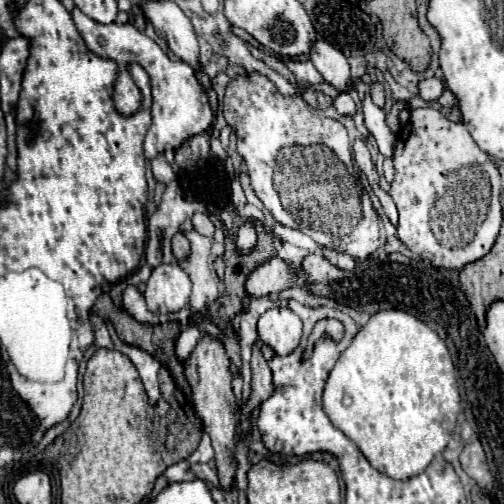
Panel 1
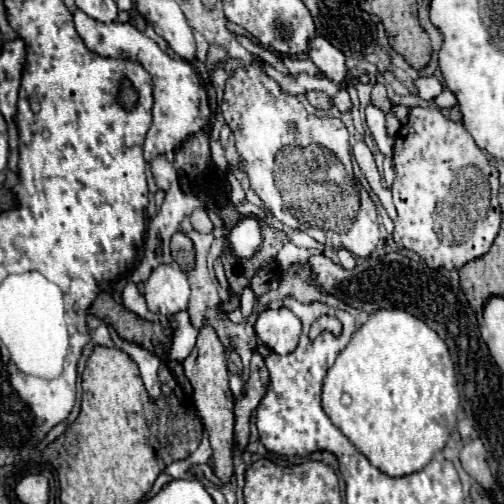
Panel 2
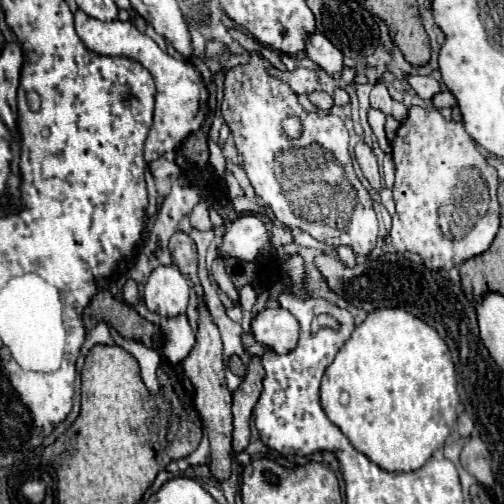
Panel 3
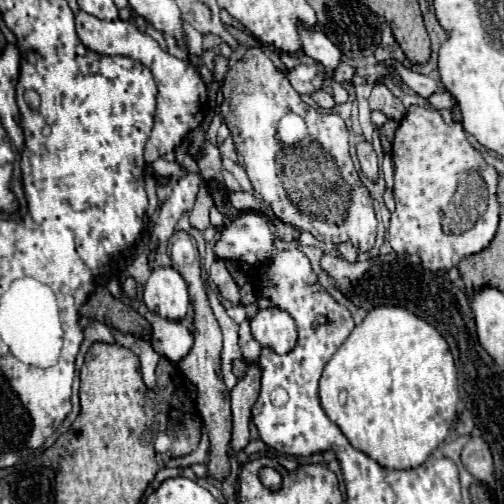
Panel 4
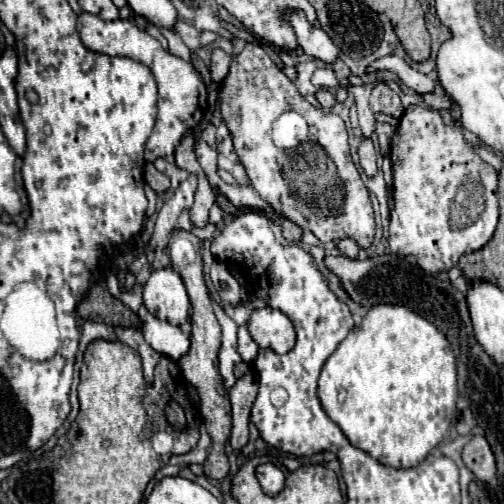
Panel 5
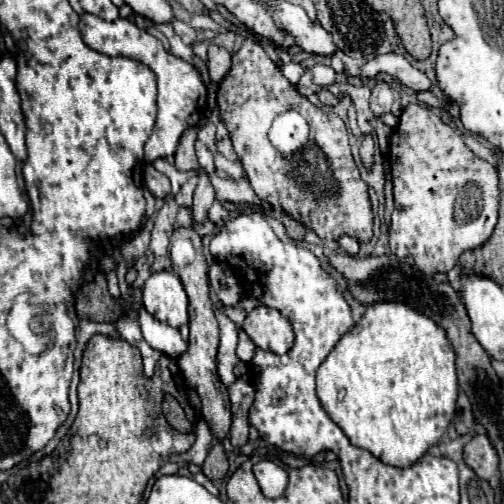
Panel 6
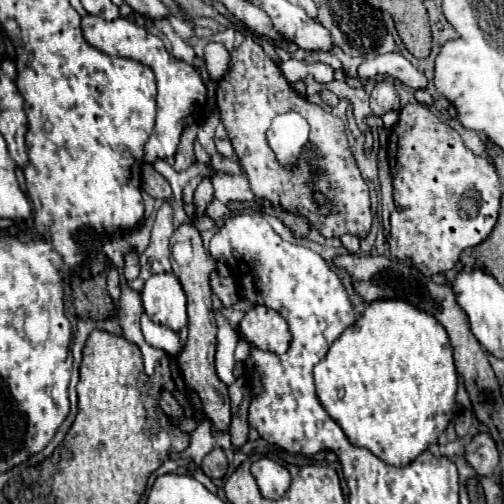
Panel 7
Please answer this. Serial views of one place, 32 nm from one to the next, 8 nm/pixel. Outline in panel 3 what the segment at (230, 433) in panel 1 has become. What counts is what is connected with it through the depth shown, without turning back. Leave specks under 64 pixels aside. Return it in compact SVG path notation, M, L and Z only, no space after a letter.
M202 304L198 308L198 330L196 330L196 344L190 350L190 354L182 360L182 370L190 378L190 382L196 388L196 408L202 416L204 430L210 438L210 472L216 476L216 480L226 480L230 476L230 452L232 452L232 392L226 388L224 380L224 360L222 360L222 340L220 330L212 322L212 316L208 308Z

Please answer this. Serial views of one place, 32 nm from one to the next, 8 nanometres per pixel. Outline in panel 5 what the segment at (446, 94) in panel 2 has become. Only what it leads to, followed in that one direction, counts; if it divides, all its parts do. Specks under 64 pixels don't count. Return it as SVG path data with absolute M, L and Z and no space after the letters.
M428 92L428 94L424 94L424 96L420 96L428 106L432 106L432 108L436 108L436 110L448 110L450 106L452 106L452 100L446 96L446 94L440 94L440 92Z

